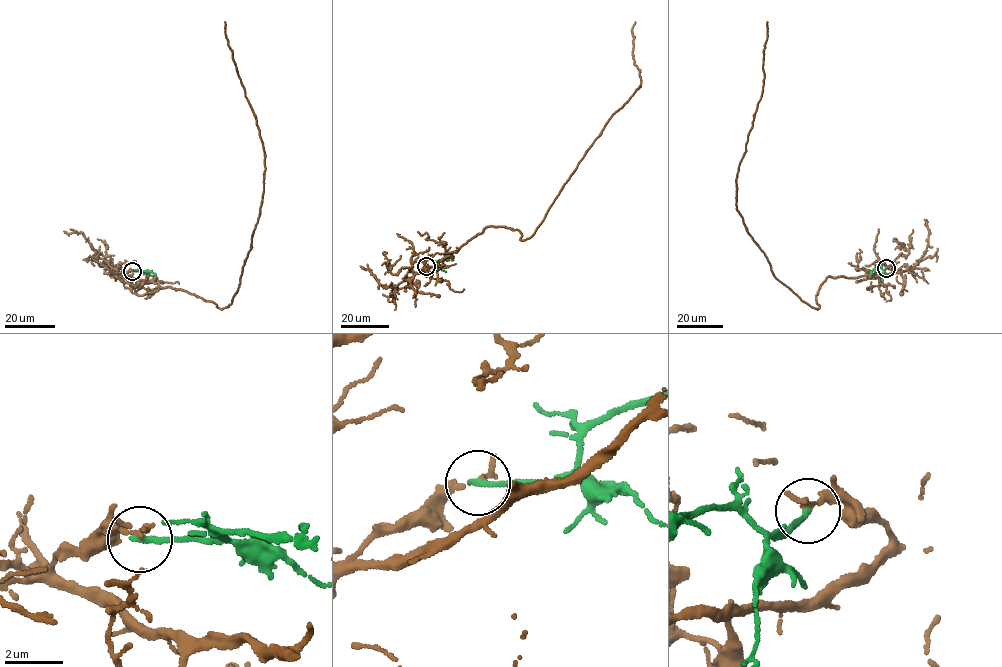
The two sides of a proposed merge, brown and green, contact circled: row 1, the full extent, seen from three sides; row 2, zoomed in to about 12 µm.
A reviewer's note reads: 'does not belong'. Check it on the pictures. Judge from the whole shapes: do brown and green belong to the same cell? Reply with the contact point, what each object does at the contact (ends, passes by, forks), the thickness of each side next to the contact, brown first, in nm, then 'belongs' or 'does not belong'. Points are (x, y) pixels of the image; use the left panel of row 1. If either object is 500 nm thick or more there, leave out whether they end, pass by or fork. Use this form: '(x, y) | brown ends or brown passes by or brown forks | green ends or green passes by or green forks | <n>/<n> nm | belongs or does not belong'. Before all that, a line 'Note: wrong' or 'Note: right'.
Note: right
(132, 271) | brown ends | green ends | 220/220 nm | does not belong

